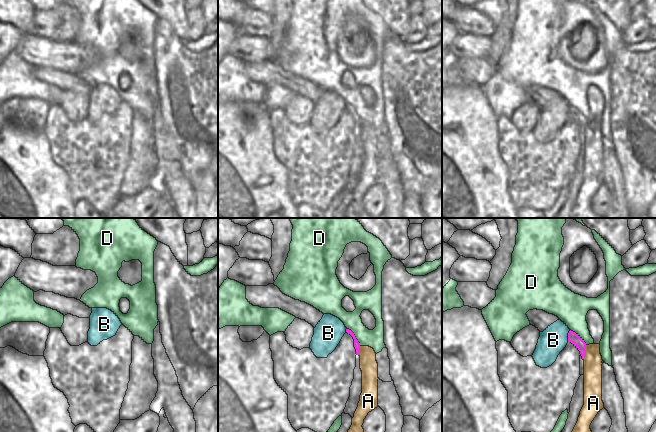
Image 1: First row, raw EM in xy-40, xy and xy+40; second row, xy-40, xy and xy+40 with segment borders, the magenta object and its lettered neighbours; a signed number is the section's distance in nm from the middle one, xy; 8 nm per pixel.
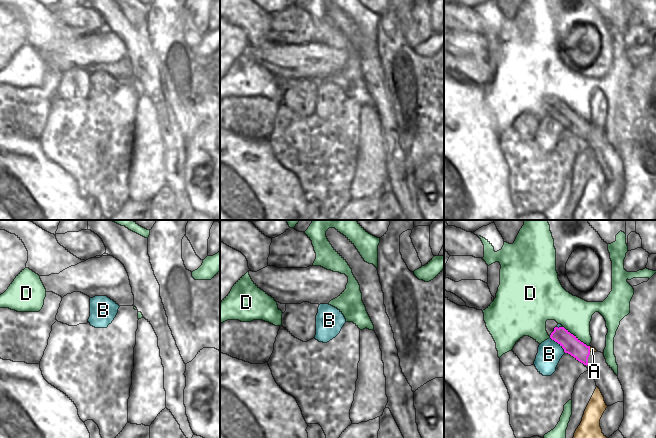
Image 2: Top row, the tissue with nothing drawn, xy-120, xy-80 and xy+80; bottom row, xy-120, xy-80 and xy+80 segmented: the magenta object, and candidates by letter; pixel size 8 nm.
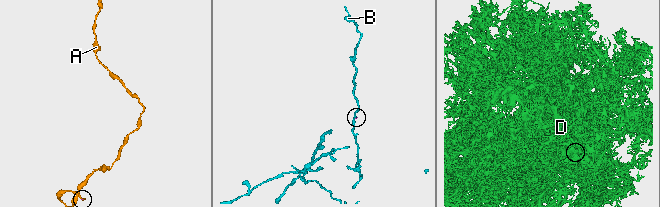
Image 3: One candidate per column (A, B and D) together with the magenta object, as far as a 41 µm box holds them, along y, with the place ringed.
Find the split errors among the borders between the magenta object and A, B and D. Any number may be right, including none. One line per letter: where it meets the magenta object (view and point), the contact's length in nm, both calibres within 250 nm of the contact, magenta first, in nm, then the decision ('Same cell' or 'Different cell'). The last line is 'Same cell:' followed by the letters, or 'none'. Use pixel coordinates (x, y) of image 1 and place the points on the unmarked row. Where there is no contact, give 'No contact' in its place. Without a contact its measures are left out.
A: Touches magenta at xy+40 (585, 128). Shared border 120 nm. Thickness 80 nm (magenta) against 140 nm. Different cell
B: Touches magenta at xy+40 (568, 112). Shared border 100 nm. Thickness 80 nm (magenta) against 220 nm. Different cell
D: Touches magenta at xy+40 (579, 113). Shared border 190 nm. Thickness 80 nm (magenta) against 240 nm. Different cell
Same cell: none.

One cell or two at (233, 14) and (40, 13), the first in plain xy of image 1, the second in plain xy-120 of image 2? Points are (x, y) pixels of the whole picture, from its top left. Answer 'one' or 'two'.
one

